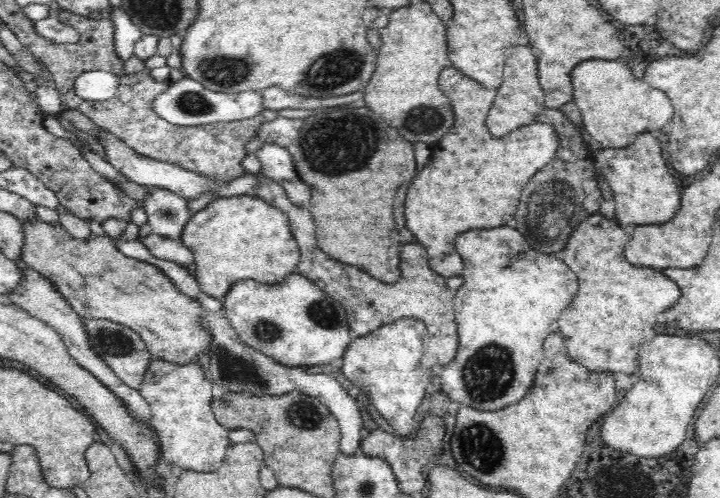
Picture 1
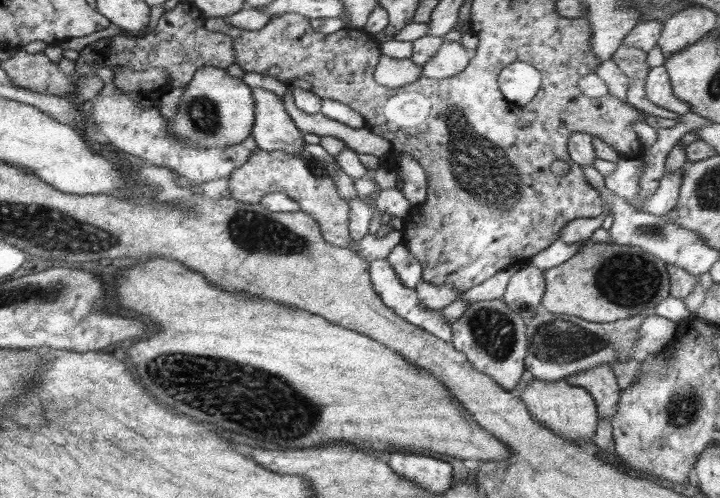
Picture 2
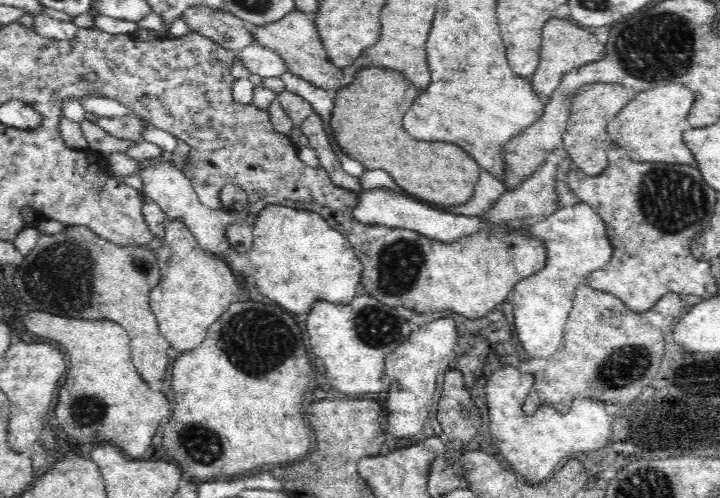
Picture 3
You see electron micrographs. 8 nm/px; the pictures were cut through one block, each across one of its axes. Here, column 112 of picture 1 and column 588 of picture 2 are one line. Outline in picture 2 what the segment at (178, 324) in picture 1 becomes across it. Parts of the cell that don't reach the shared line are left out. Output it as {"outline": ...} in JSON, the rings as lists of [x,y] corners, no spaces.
{"outline":[[[591,239],[579,243],[577,253],[560,266],[544,270],[545,291],[542,307],[554,314],[578,316],[588,322],[614,322],[633,317],[655,306],[669,295],[670,279],[667,264],[637,246],[598,243]]]}

